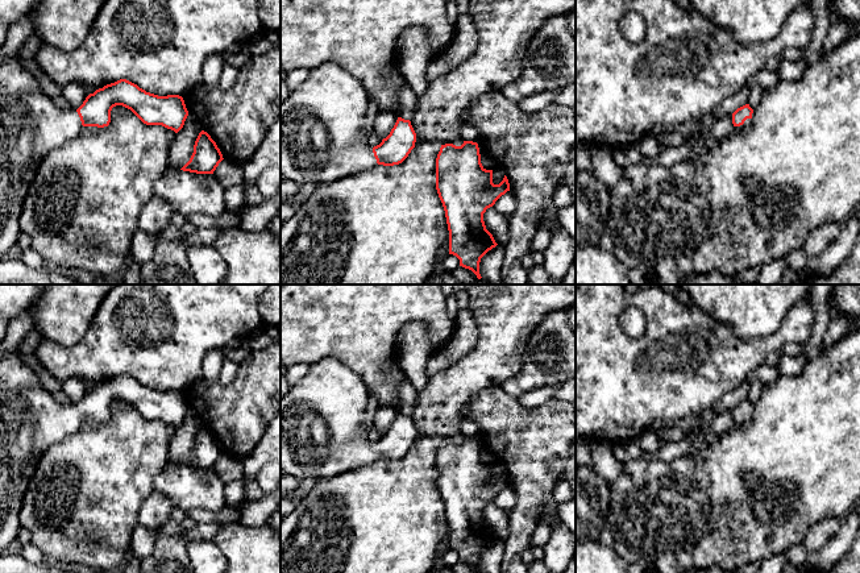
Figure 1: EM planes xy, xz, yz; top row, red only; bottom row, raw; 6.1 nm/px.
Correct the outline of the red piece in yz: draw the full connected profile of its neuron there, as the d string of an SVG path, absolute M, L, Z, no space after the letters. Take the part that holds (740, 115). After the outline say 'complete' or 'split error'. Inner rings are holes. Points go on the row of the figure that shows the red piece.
M745 104L738 108L732 113L732 124L735 129L734 132L747 130L752 124L752 113L753 113L753 109L749 107L749 104Z | split error

